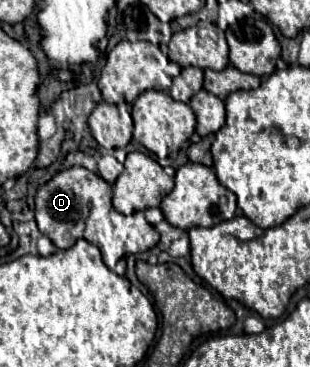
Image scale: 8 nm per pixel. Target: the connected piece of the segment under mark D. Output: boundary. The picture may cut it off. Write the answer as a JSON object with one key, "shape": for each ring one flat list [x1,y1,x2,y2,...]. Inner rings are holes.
{"shape":[[80,166,57,173,49,183,37,189,35,219,37,219,39,231,47,235,59,249,69,249,71,245,75,245,77,237,84,237,97,245,109,269,113,269,122,257,149,251,159,243,159,233,155,231,153,225,145,221,143,211,133,213,129,217,117,213,112,206,112,186,105,183,99,175],[81,223,83,223,83,229,79,229]]}

